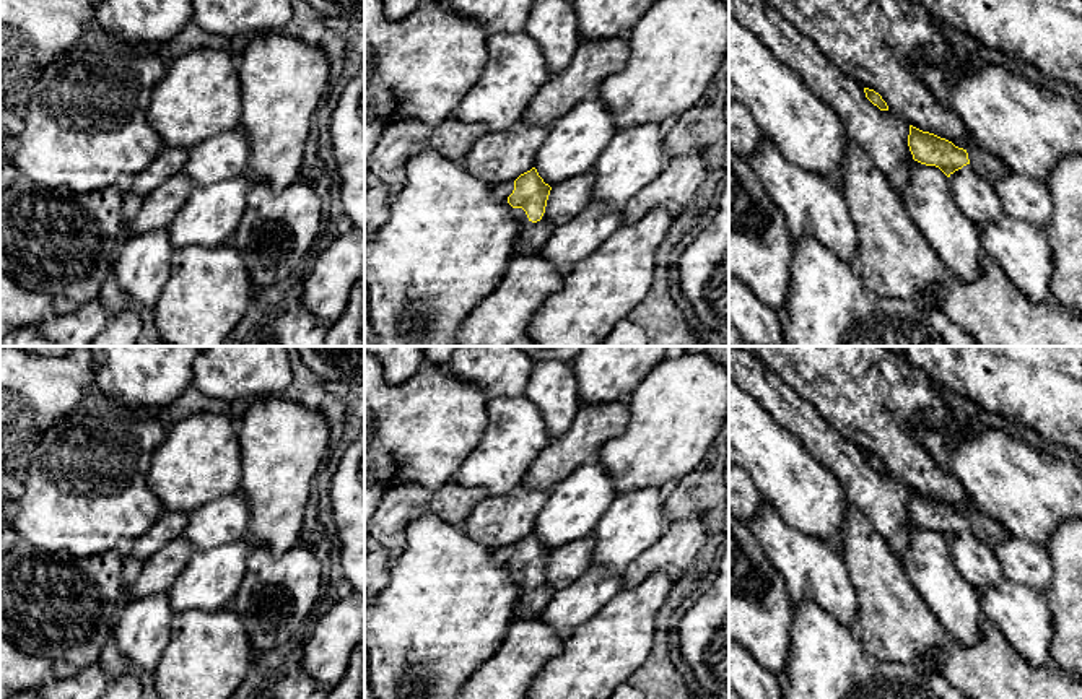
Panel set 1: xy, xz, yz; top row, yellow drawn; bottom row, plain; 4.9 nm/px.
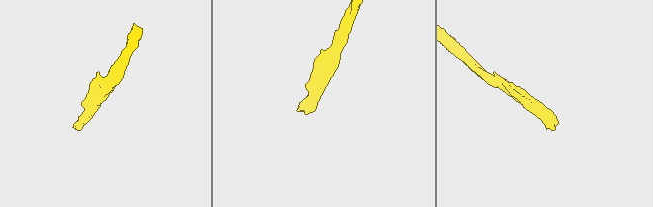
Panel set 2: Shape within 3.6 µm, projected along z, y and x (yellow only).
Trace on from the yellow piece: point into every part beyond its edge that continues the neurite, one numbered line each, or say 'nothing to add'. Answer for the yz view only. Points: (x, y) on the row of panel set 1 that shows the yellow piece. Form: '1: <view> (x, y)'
1: yz (983, 163)

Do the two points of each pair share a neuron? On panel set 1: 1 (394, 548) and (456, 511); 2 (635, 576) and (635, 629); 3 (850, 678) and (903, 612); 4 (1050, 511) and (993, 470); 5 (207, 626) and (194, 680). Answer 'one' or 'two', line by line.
1: one
2: two
3: two
4: one
5: one

